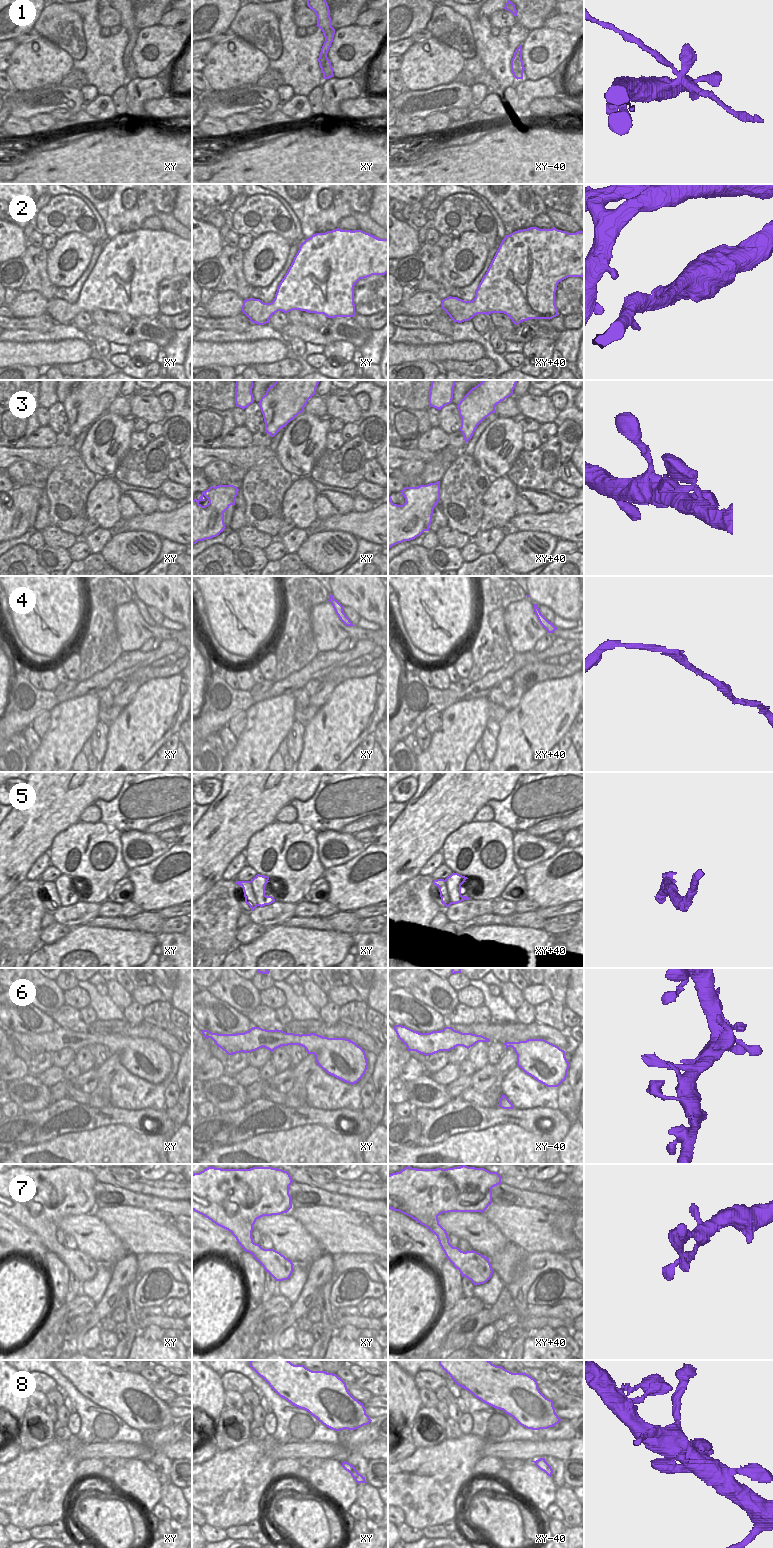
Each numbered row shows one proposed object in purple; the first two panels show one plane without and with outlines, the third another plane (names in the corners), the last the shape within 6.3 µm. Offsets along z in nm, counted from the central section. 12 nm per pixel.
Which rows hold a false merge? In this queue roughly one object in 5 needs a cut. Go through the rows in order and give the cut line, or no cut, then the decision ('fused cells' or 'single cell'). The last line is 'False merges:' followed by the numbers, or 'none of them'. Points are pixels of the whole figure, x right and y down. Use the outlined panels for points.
1: cut xy (327, 57), (326, 64), (321, 69); fused cells
2: cut none; single cell
3: cut none; single cell
4: cut none; single cell
5: cut none; single cell
6: cut none; single cell
7: cut none; single cell
8: cut none; single cell
False merges: 1

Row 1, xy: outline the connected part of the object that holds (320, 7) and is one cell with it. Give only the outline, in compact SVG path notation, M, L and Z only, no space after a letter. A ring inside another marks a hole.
M307 0L307 6L312 9L317 16L317 27L319 27L325 37L325 42L321 48L318 62L322 69L326 66L327 53L333 42L335 29L331 26L330 10L326 0Z

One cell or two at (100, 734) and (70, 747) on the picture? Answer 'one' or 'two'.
two

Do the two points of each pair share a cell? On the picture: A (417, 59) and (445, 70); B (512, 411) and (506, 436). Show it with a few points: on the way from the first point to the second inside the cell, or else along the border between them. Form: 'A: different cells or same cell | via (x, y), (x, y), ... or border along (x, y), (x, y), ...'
A: same cell | via (424, 63), (438, 63)
B: different cells | border along (497, 416), (509, 416), (511, 418)

